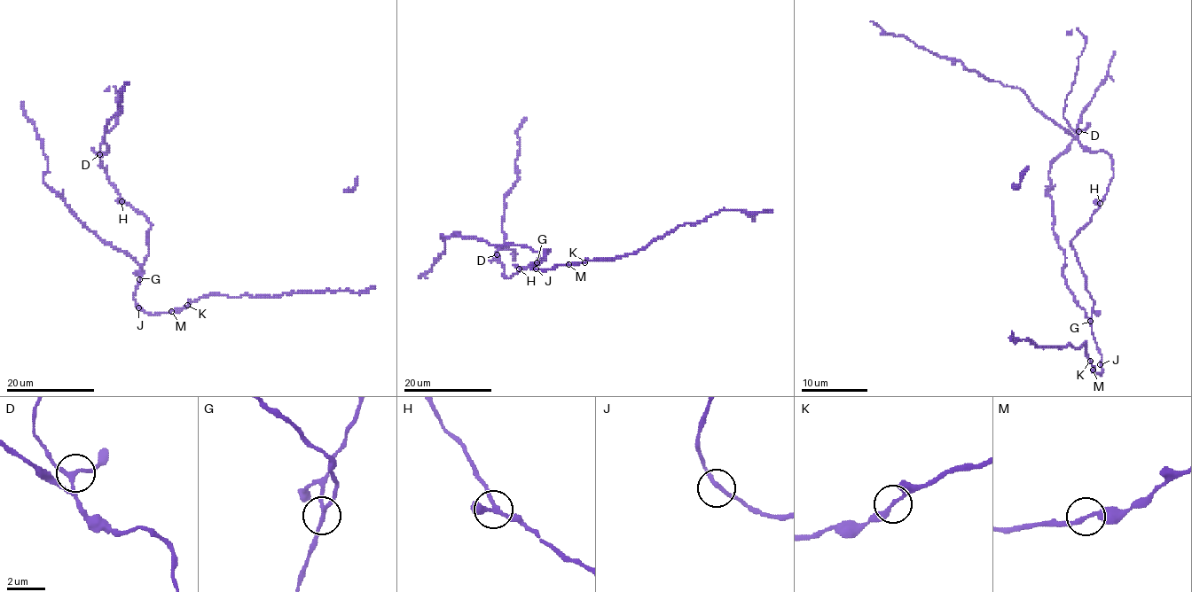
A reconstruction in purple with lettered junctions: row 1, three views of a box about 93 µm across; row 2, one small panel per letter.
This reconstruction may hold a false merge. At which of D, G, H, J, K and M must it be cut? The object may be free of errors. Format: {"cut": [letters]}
{"cut": ["G"]}

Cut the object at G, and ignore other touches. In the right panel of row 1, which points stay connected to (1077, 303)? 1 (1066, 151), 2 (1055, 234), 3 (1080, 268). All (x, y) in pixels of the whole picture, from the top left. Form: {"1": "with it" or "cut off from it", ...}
{"1": "with it", "2": "with it", "3": "cut off from it"}

